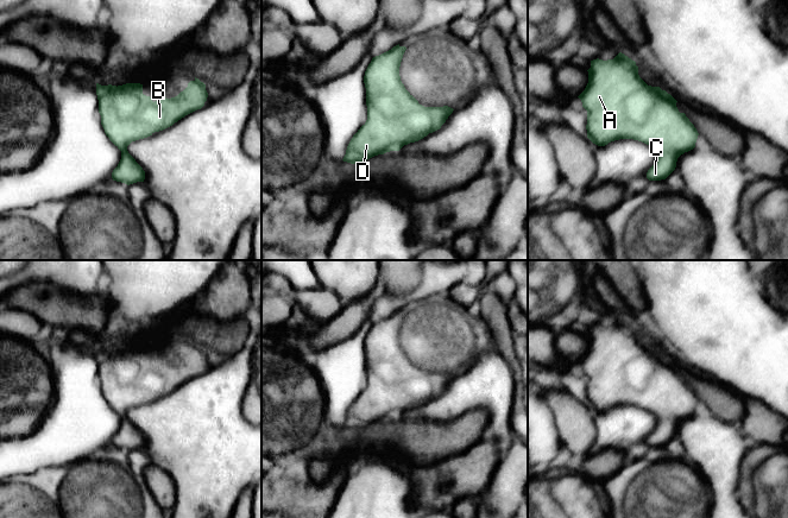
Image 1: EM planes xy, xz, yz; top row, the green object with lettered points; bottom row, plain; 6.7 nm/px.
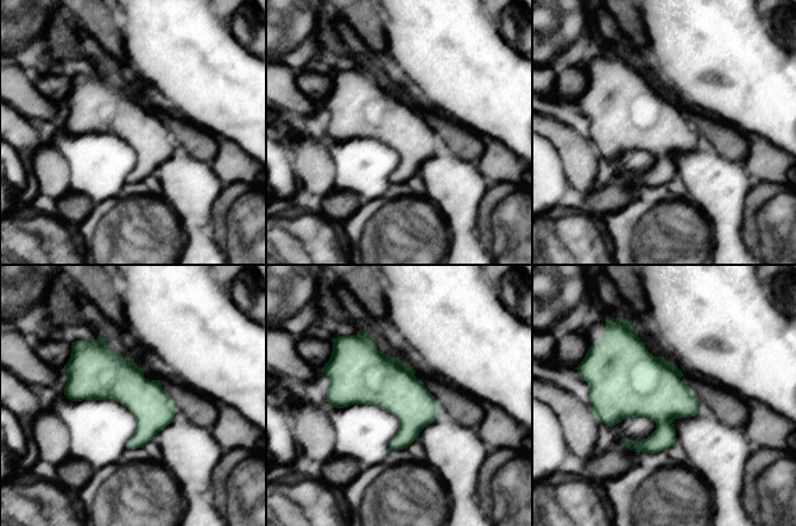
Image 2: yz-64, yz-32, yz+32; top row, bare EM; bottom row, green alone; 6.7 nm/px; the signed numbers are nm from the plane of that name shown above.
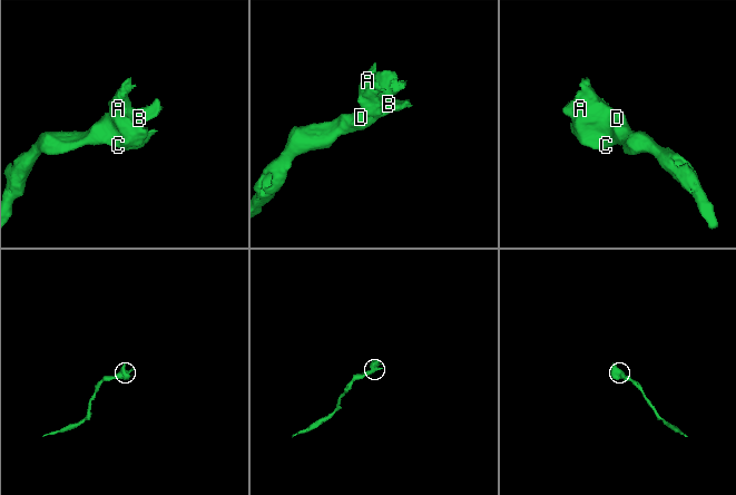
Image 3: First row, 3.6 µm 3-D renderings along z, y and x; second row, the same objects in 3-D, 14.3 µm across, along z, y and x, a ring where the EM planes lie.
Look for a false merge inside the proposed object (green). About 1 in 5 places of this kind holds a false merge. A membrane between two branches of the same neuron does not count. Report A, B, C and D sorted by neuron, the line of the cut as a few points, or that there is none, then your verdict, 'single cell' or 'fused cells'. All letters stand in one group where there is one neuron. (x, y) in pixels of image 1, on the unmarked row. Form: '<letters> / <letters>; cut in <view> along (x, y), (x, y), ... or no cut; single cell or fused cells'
A B C D; no cut; single cell

